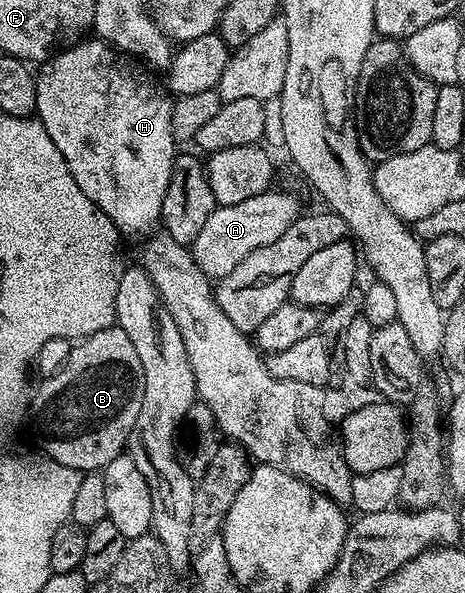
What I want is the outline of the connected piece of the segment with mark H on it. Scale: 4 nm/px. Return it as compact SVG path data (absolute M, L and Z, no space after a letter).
M87 40L56 52L50 58L51 66L38 74L35 87L37 120L66 159L67 169L84 195L114 221L116 229L124 234L143 233L154 221L156 224L160 220L165 191L177 160L177 142L171 135L171 111L162 95L145 78L138 77L108 42Z

